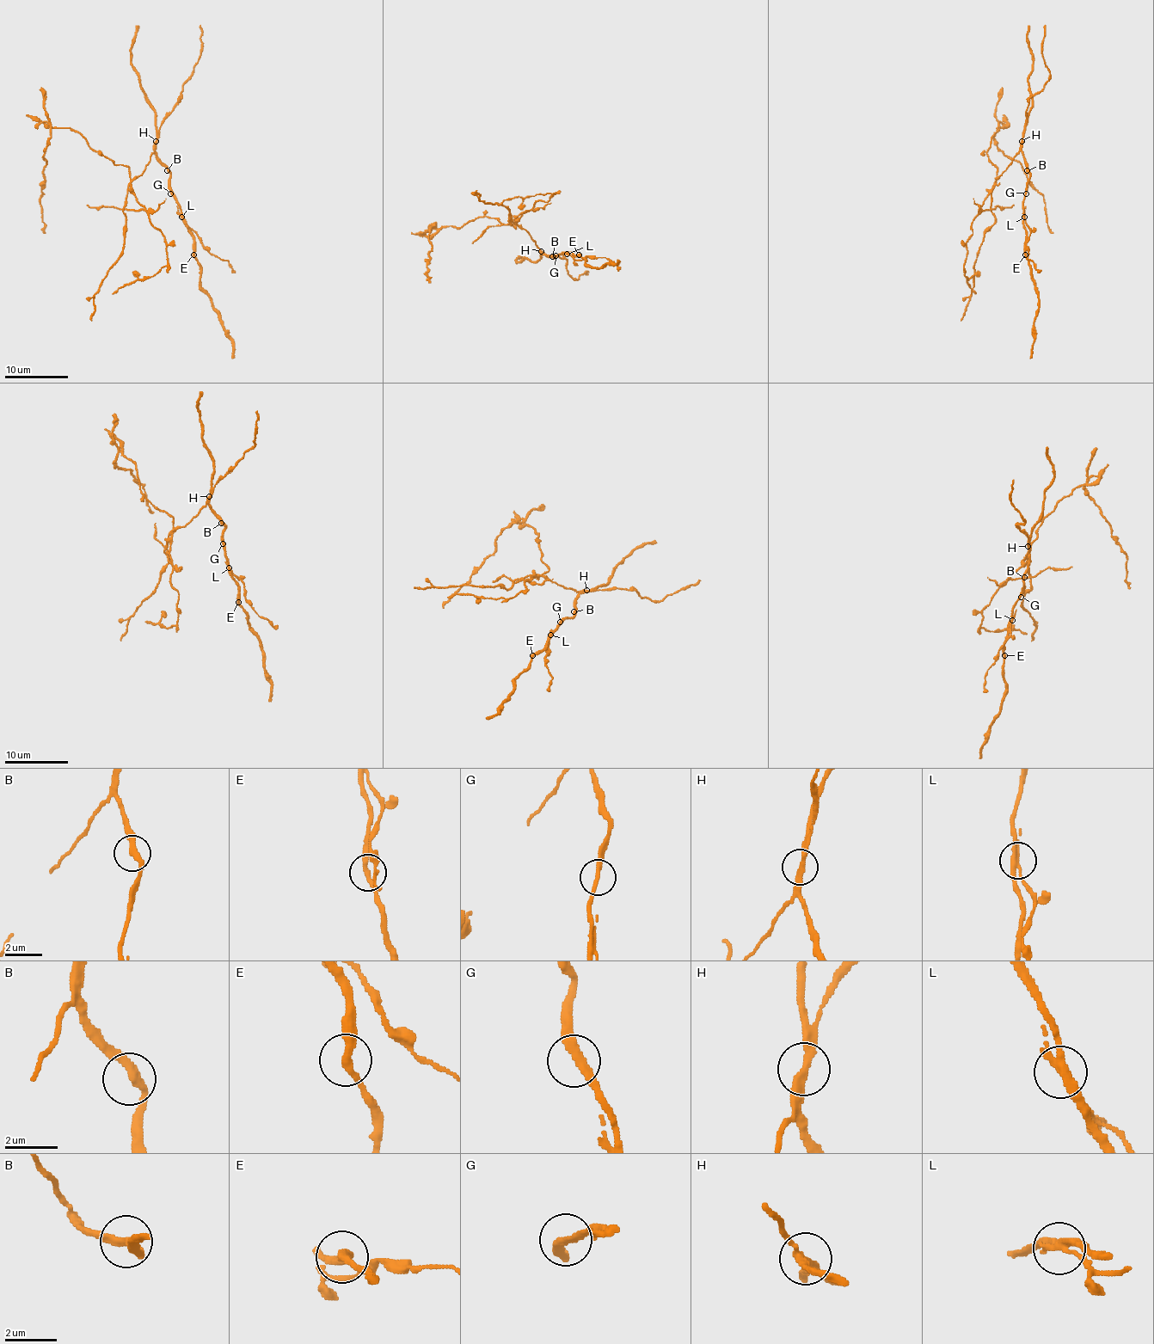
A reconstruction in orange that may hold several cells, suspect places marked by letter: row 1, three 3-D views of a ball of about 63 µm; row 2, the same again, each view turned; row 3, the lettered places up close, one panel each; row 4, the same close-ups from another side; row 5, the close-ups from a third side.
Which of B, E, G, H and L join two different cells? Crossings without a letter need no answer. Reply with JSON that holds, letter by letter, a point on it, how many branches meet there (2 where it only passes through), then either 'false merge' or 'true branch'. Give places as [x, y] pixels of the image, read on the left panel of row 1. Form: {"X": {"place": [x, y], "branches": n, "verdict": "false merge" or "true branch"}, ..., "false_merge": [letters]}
{"B": {"place": [167, 170], "branches": 2, "verdict": "true branch"}, "E": {"place": [193, 254], "branches": 2, "verdict": "true branch"}, "G": {"place": [170, 193], "branches": 2, "verdict": "true branch"}, "H": {"place": [156, 141], "branches": 2, "verdict": "false merge"}, "L": {"place": [181, 217], "branches": 4, "verdict": "false merge"}, "false_merge": ["H", "L"]}

